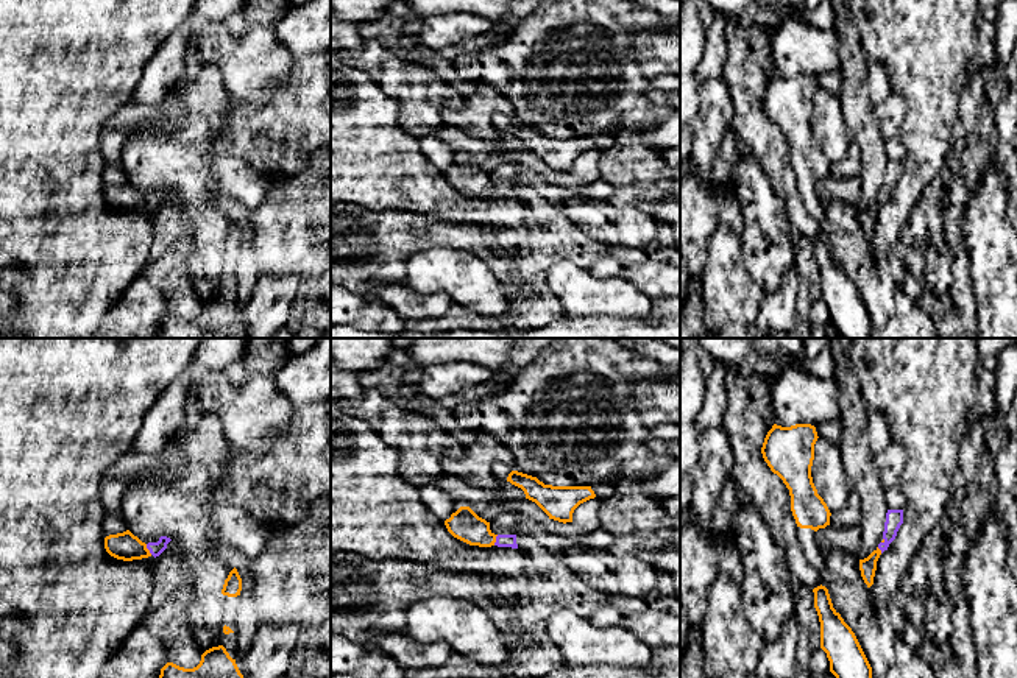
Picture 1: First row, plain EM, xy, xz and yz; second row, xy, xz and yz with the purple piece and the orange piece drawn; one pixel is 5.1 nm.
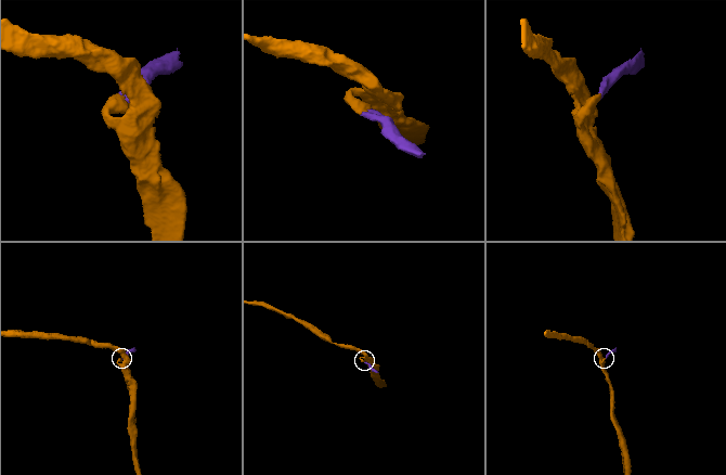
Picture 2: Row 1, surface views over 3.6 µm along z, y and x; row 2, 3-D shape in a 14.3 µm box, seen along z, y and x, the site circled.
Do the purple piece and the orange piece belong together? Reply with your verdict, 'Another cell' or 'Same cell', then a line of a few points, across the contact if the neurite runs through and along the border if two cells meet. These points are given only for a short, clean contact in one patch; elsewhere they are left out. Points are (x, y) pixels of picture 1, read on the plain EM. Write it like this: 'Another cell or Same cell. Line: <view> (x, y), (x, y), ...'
Same cell. Line: xy (156, 200), (147, 198), (125, 197)

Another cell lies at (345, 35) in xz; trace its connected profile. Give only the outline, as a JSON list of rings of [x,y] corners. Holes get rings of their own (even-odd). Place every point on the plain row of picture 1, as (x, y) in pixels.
[[[331,11],[331,53],[348,50],[359,53],[363,47],[365,36],[359,33],[359,25],[338,17]]]

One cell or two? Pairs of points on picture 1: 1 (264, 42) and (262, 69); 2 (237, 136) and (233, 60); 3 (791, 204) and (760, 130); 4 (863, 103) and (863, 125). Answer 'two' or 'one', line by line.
1: one
2: two
3: one
4: one

